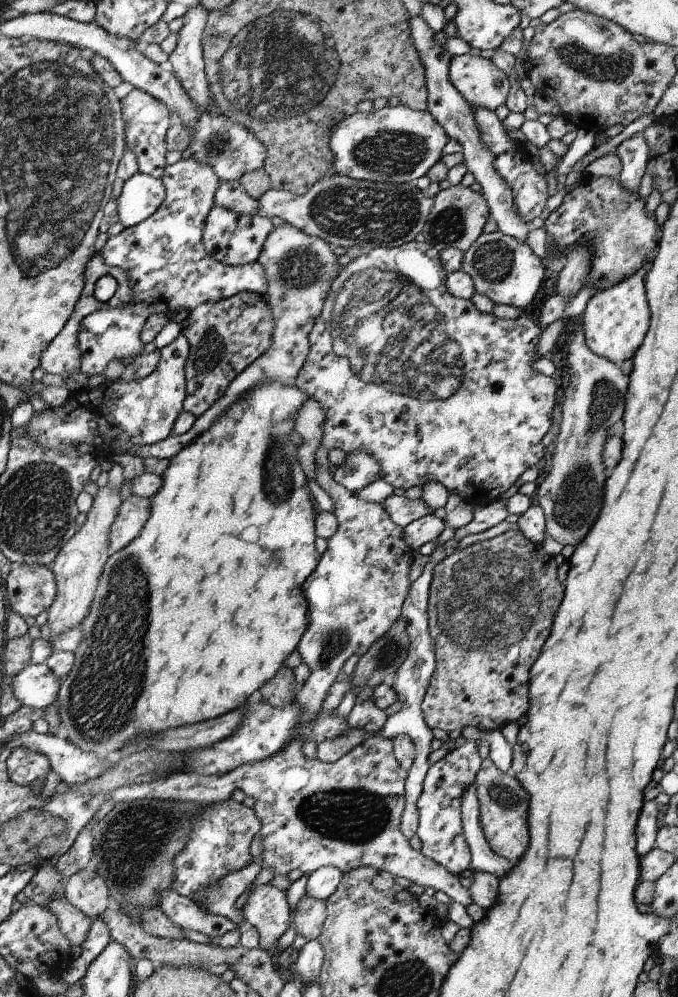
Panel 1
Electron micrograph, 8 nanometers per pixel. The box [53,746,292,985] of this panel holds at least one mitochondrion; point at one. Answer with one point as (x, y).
(131, 844)

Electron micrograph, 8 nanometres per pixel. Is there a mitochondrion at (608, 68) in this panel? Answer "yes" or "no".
yes

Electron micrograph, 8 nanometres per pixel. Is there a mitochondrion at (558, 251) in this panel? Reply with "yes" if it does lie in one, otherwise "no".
no

